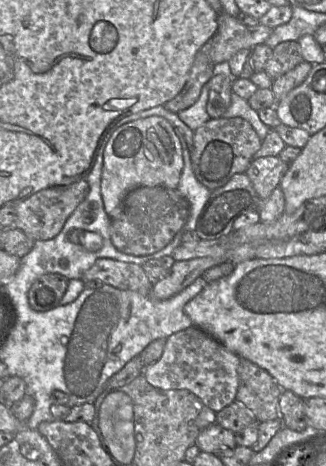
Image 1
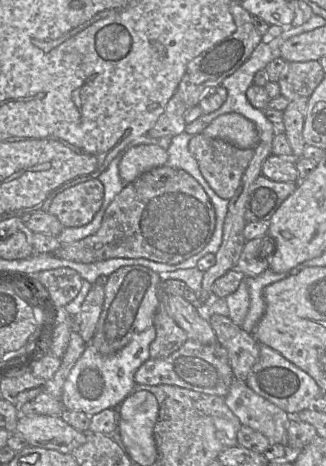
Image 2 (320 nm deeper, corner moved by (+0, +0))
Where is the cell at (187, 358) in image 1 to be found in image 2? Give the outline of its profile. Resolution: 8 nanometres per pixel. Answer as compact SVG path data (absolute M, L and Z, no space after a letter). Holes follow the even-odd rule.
M188 339L177 351L160 359L148 359L134 376L136 384L175 385L181 388L225 397L234 380L226 350L218 343L203 345Z

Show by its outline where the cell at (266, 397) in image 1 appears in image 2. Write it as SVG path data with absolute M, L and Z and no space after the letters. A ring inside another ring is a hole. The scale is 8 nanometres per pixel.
M214 314L208 322L214 330L219 344L227 352L234 379L245 382L250 370L259 360L259 342L229 317Z

